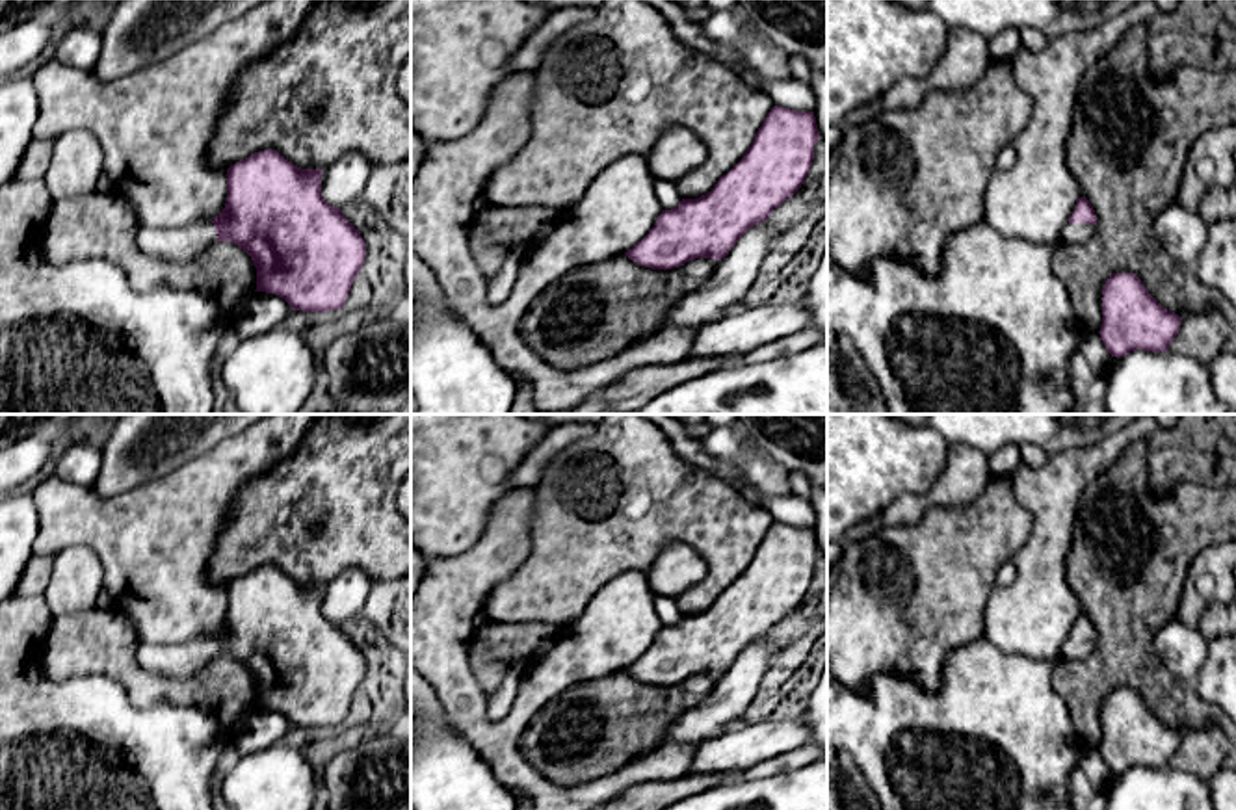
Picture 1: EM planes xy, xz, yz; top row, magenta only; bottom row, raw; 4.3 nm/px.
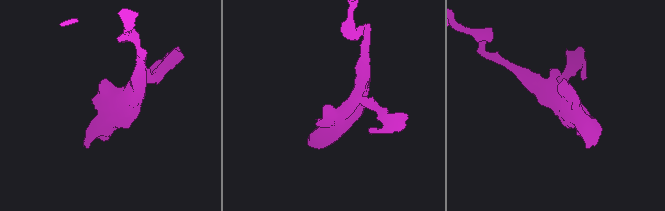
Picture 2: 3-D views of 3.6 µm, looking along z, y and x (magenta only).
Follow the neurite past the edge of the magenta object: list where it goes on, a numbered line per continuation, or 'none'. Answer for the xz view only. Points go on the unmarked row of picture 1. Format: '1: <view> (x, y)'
none

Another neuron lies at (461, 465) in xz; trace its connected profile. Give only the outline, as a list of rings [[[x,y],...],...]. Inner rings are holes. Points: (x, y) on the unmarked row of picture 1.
[[[411,414],[411,548],[427,557],[450,557],[476,546],[493,505],[513,490],[517,466],[550,429],[524,414]]]

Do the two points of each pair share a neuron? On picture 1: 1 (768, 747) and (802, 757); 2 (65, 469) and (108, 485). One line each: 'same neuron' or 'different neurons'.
1: different neurons
2: different neurons

